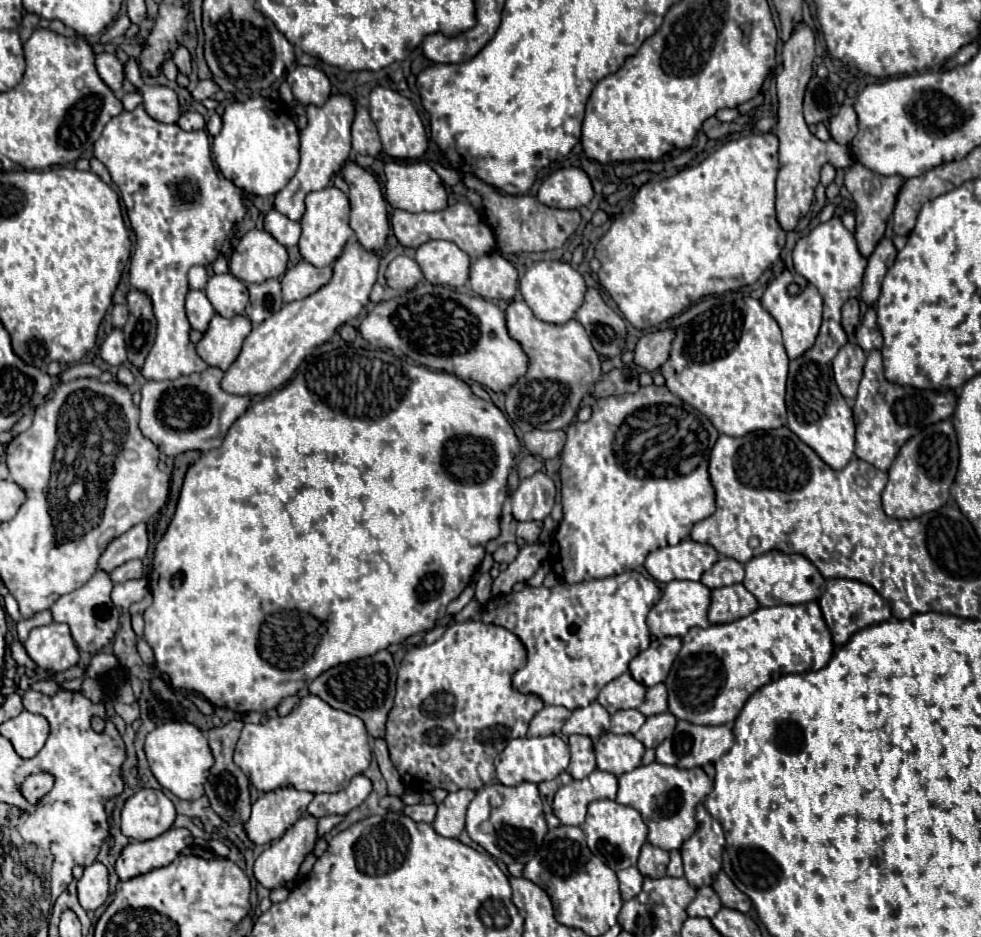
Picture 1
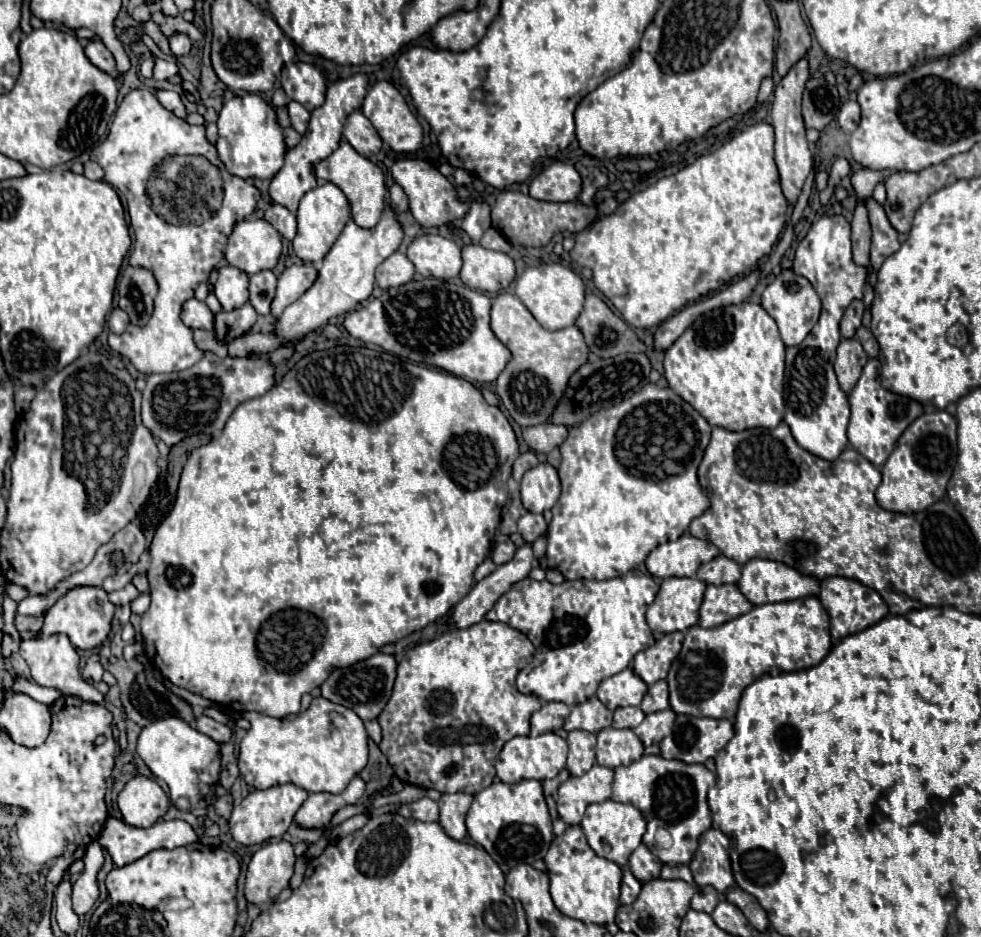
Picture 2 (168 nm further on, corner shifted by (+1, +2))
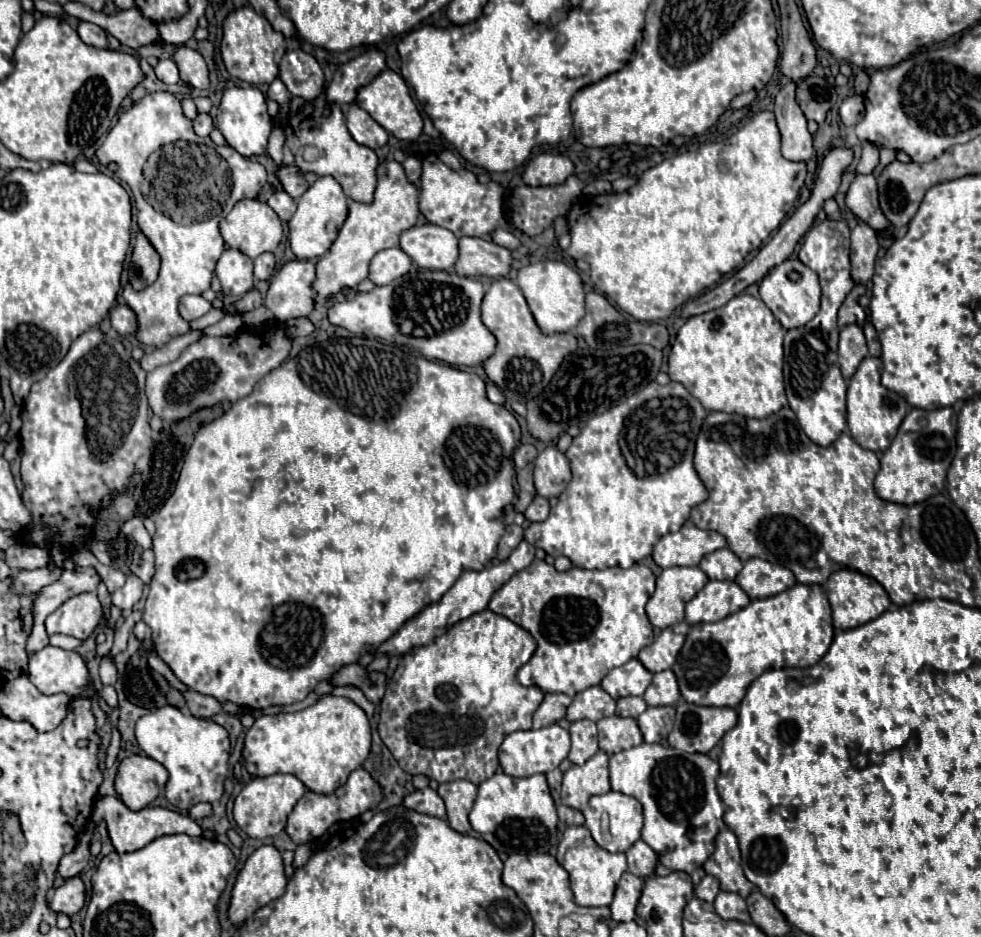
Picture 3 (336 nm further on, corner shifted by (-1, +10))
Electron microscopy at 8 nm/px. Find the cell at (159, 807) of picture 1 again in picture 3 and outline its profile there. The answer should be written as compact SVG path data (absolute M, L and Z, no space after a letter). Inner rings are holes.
M131 755L117 767L115 791L129 809L139 811L155 801L163 791L167 777L167 769L155 759L147 755Z

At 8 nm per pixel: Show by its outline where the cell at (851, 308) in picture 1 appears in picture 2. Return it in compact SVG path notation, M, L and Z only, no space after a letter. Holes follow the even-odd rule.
M853 301L847 309L845 309L845 315L841 319L841 337L853 337L855 335L855 329L861 325L861 319L863 319L863 301Z

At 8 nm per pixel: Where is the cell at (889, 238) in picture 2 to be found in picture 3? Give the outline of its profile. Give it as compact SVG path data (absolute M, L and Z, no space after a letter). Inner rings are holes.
M857 175L845 195L845 205L851 209L861 221L871 225L873 229L885 229L889 221L879 209L877 201L877 181L873 175Z

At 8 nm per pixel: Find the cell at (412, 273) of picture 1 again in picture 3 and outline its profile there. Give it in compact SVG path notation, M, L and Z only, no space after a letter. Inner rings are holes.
M399 247L379 251L369 265L369 279L375 285L389 285L411 269L411 257Z

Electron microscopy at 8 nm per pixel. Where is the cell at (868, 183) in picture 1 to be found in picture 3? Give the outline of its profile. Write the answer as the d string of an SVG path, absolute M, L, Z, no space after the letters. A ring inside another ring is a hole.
M859 221L851 231L851 277L855 283L867 283L873 277L875 259L879 253L877 231Z

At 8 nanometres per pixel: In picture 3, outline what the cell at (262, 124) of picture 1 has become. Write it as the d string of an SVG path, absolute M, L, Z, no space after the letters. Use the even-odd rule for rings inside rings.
M229 87L223 91L223 99L219 105L217 129L225 135L227 143L239 151L243 157L253 157L253 155L263 155L267 149L267 139L271 133L271 123L269 123L269 113L265 105L265 97L257 87Z

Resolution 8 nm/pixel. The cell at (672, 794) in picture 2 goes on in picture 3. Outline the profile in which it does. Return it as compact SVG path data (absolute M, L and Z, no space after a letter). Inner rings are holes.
M641 743L633 749L613 753L609 757L609 773L611 773L611 789L621 791L625 795L635 797L643 805L645 825L641 829L641 839L659 853L659 861L671 871L693 873L697 867L703 867L707 857L715 851L715 837L726 828L723 815L725 805L717 793L715 781L719 775L719 763L709 759L703 753L683 753L673 747L663 747L659 743Z

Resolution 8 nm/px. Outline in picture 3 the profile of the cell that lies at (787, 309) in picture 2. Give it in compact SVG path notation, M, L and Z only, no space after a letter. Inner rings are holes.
M787 259L763 277L763 281L759 283L759 295L785 329L795 329L803 327L819 311L821 287L817 275L809 267L805 267L799 259Z

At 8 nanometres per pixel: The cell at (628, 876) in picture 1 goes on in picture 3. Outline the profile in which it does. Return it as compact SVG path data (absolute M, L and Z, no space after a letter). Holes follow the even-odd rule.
M623 873L623 877L617 883L615 899L611 903L611 917L615 921L633 921L635 919L635 907L641 897L643 879L635 877L633 873Z

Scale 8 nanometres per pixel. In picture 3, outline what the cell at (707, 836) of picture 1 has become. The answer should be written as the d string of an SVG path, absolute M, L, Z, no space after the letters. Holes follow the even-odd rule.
M722 830L716 837L715 853L703 865L705 873L719 879L723 891L739 893L747 897L753 891L751 881L743 875L741 853L736 835L730 830Z

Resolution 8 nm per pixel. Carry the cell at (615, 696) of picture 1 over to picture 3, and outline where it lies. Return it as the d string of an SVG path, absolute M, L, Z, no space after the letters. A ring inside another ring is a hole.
M631 659L629 663L611 669L603 681L601 687L613 697L627 697L627 695L643 695L645 689L651 685L651 673L643 667L639 659Z

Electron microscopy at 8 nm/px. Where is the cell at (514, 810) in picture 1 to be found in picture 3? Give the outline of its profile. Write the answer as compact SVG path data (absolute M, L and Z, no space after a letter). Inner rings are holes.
M495 773L479 785L469 821L471 827L503 857L513 853L547 853L557 845L559 819L545 775L517 779L507 773Z

